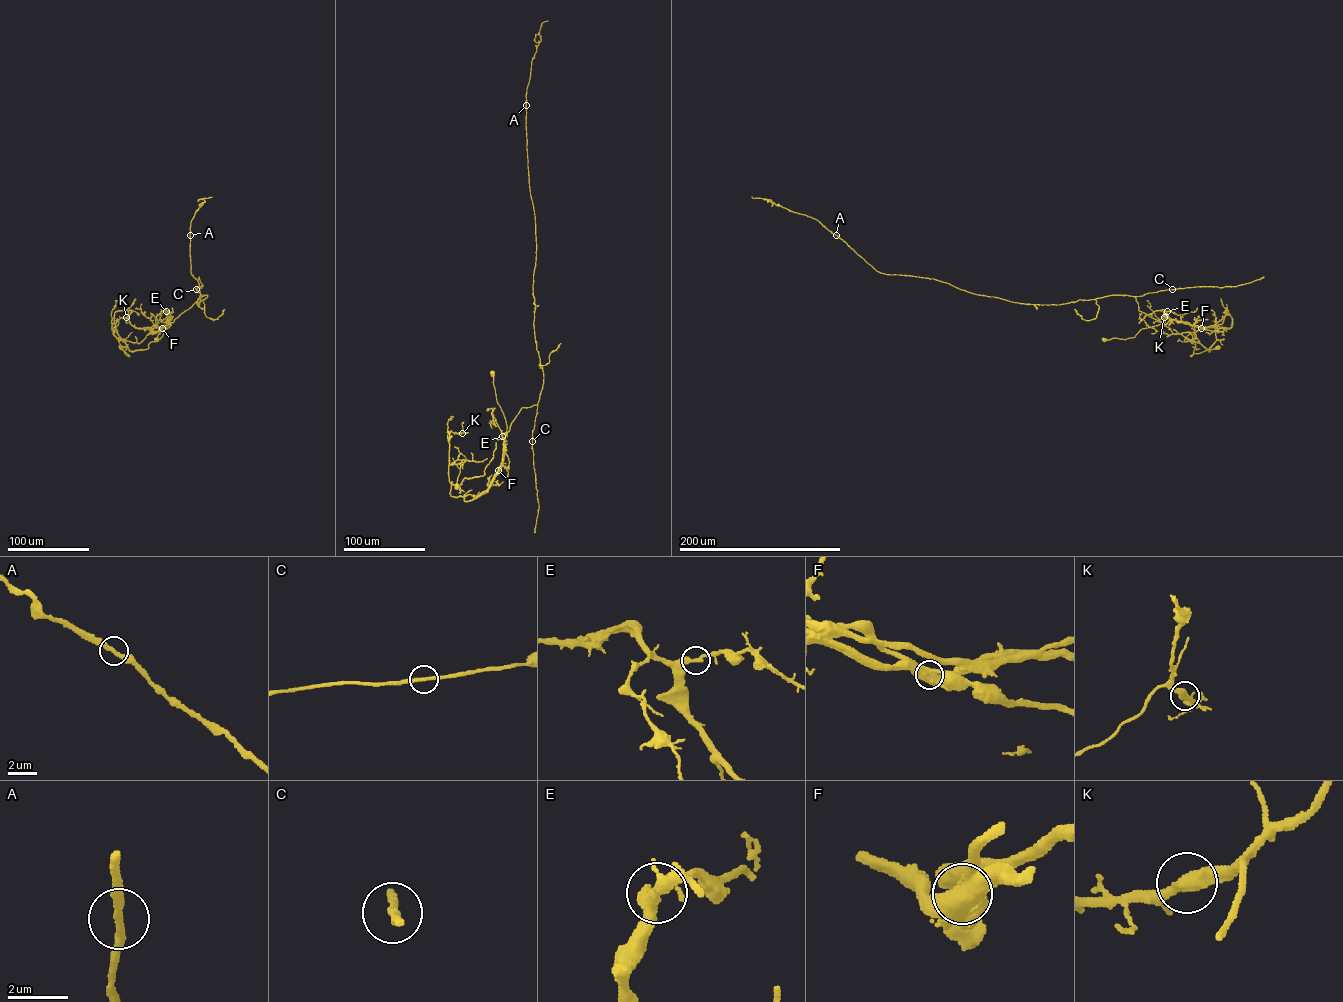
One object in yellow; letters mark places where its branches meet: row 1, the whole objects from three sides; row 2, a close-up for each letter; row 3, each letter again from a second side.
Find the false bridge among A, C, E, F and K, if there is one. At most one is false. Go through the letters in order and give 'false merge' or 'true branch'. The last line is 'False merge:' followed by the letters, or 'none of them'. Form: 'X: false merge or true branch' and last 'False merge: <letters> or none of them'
A: true branch
C: true branch
E: true branch
F: false merge
K: true branch
False merge: F

